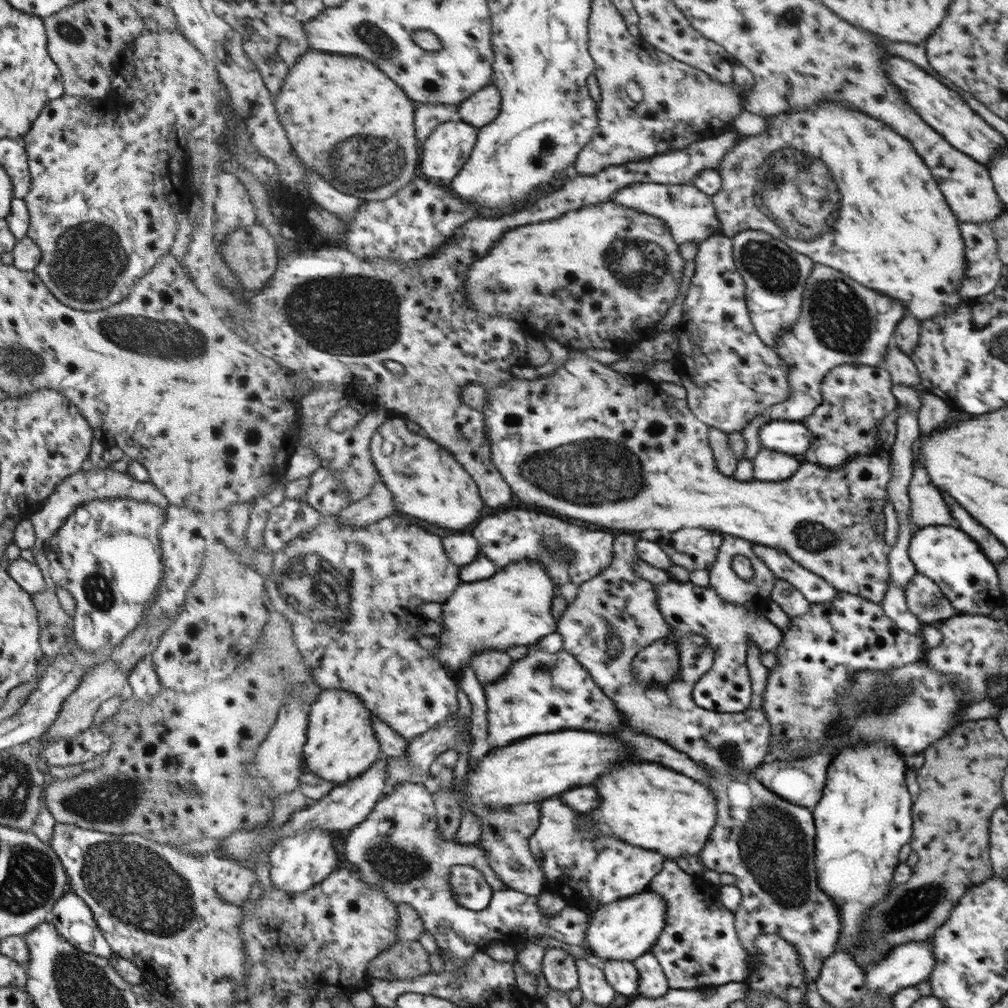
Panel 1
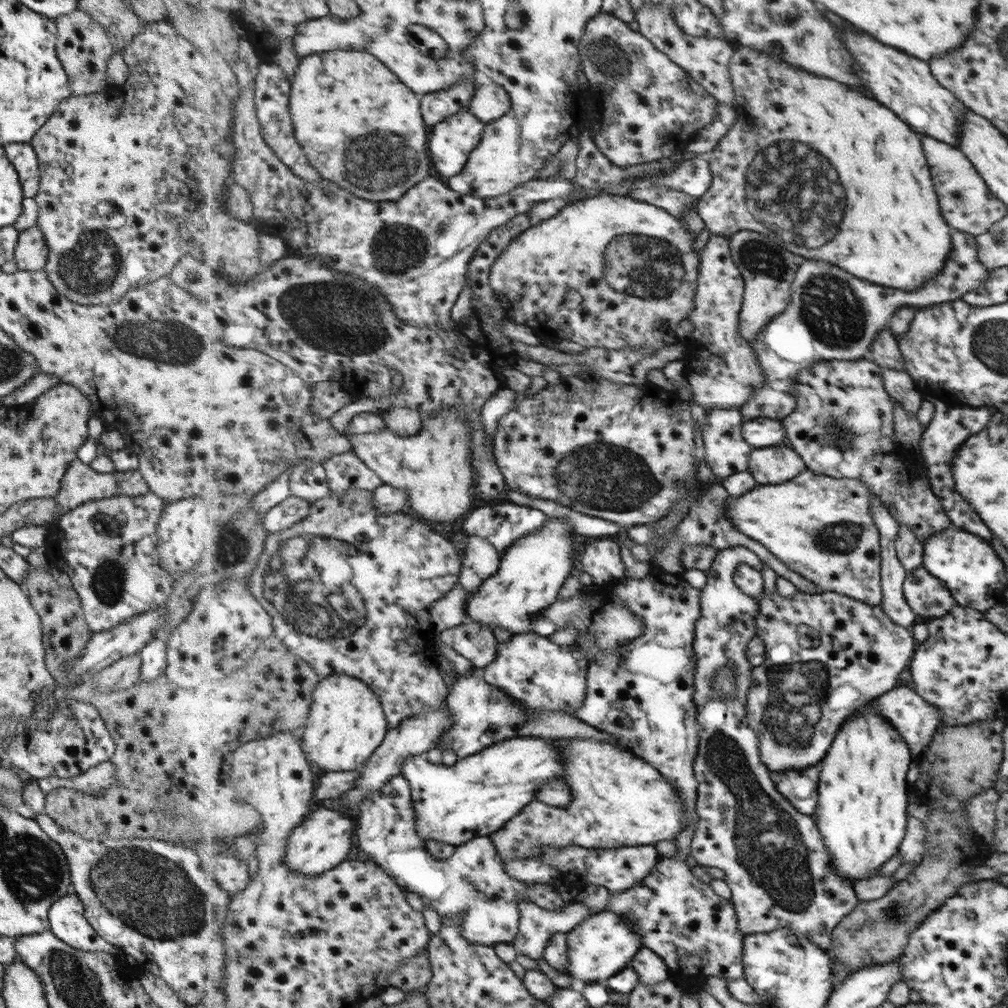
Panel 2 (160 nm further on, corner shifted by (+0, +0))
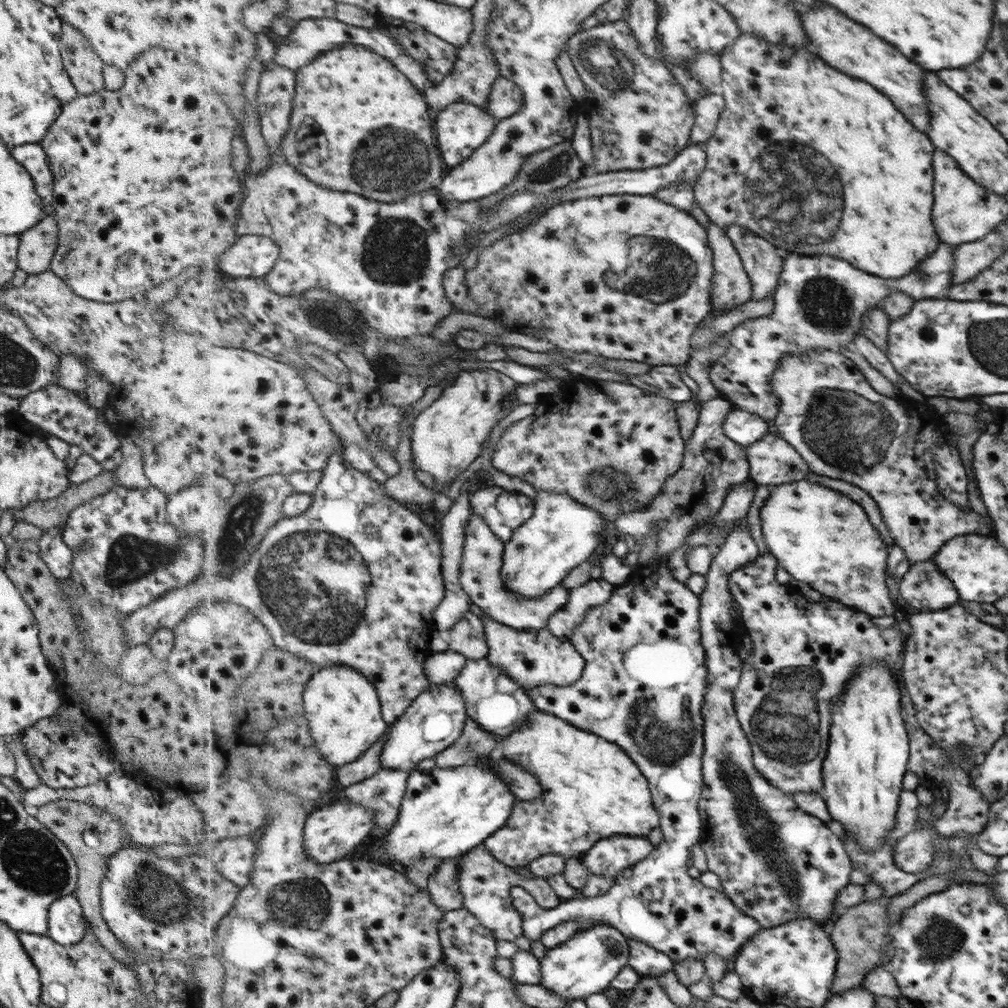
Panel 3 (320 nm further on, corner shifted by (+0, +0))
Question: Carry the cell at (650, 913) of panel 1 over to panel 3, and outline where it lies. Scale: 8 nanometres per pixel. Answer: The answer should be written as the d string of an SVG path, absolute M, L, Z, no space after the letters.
M596 923L591 928L583 930L581 933L573 936L573 939L567 943L560 944L555 948L548 949L546 957L541 963L541 972L543 972L541 986L552 990L568 1000L576 999L587 1000L589 996L599 994L612 986L612 980L617 978L621 969L627 966L630 961L630 944L629 939L620 932L619 929L607 923Z

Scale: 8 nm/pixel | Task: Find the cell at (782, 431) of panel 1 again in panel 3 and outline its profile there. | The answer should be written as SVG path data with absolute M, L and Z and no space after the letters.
M737 406L733 407L725 417L723 428L725 434L734 440L739 445L743 445L745 448L753 446L754 442L757 442L759 439L762 439L767 433L774 431L773 423L765 420L763 417L753 414L752 412L738 408Z

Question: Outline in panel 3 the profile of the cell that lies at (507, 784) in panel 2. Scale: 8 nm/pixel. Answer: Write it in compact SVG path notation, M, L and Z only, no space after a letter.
M486 762L451 768L434 766L429 771L412 769L396 826L387 839L377 842L367 859L409 868L424 857L450 860L464 856L503 828L516 804L517 794L508 781Z

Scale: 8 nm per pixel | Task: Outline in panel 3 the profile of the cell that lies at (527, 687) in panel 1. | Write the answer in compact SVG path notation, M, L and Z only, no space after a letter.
M485 615L482 620L487 632L489 655L487 660L493 666L499 666L515 680L521 688L539 688L539 686L570 686L583 676L586 668L585 658L575 650L571 641L564 641L548 629L538 631L520 631L501 624L493 617Z

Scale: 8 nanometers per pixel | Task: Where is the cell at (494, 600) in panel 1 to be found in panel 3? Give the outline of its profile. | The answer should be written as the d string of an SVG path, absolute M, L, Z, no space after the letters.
M539 489L534 503L536 504L536 510L532 518L516 528L512 539L506 542L502 570L506 587L529 600L539 599L540 596L547 595L552 588L561 586L563 578L571 570L575 570L579 564L583 564L599 548L604 519L603 513L575 500L569 494L550 493Z

